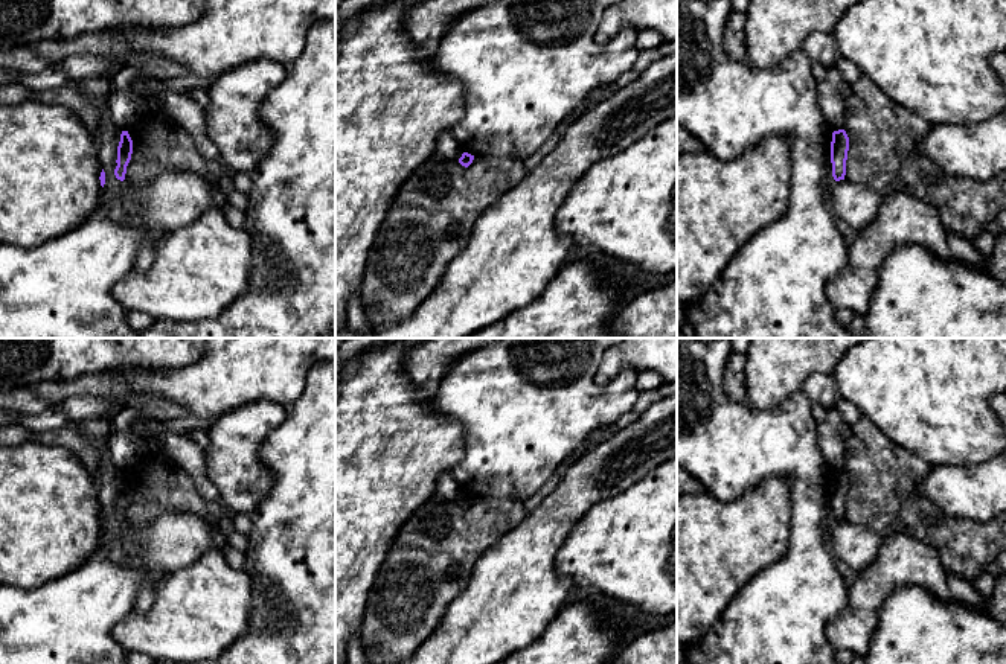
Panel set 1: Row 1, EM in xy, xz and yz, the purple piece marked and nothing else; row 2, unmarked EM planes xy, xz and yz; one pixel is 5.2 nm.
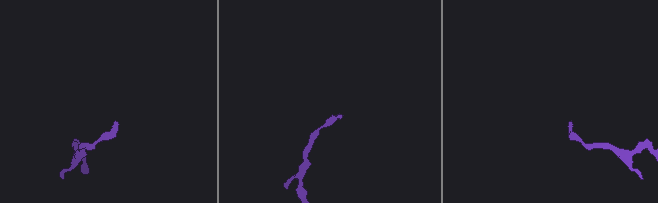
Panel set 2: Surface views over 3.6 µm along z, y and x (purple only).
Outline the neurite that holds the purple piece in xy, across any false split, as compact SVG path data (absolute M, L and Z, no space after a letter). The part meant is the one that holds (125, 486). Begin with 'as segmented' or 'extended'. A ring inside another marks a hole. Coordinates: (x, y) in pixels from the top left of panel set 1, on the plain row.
as segmented | M122 472L120 483L117 487L117 501L116 501L117 507L114 510L114 516L120 522L125 521L127 507L131 501L131 495L133 495L133 481L131 481L128 472Z

